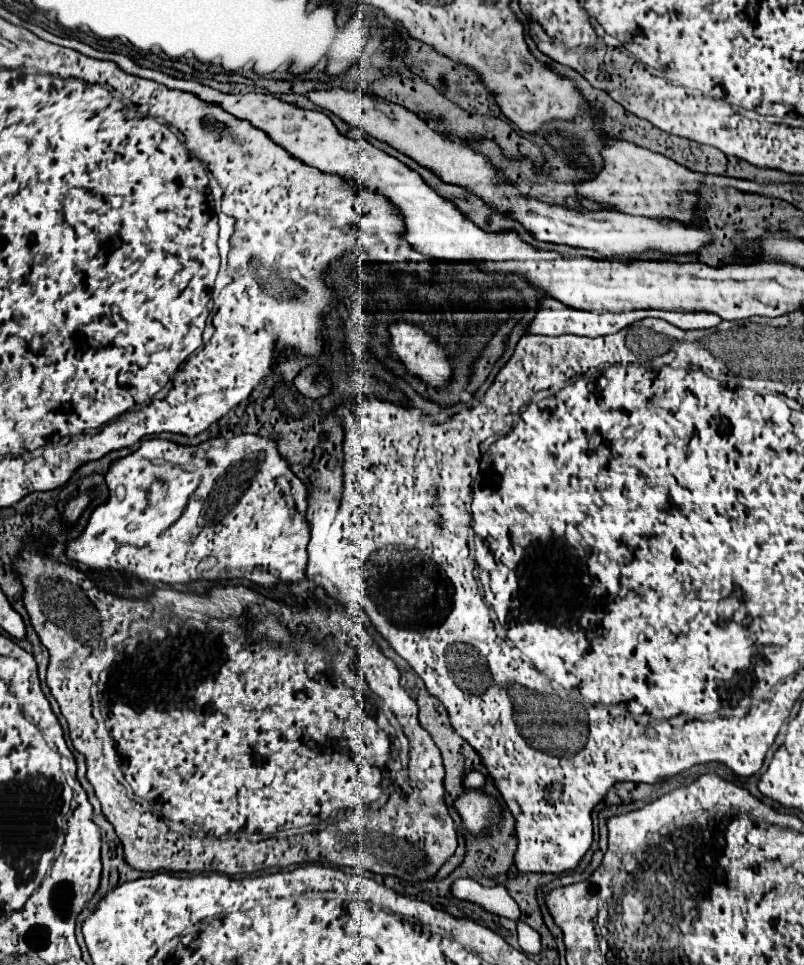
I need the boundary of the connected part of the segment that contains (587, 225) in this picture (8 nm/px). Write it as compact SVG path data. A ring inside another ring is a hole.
M333 88L323 92L311 92L309 100L323 110L333 112L343 122L361 128L369 136L387 142L401 154L415 160L419 166L431 170L437 178L447 184L457 184L471 190L477 198L481 198L493 210L509 216L511 220L519 222L527 232L531 232L539 242L549 244L567 244L573 248L587 248L603 254L605 258L617 256L637 256L641 252L659 252L663 256L683 256L683 254L699 254L703 246L711 244L715 238L699 228L689 228L677 220L669 218L643 218L643 216L629 216L615 210L575 210L559 204L547 204L535 200L531 196L521 194L505 176L503 170L495 168L493 162L467 148L457 140L449 140L439 132L431 130L423 120L419 120L413 112L405 110L399 104L391 104L379 98L363 98L353 92Z

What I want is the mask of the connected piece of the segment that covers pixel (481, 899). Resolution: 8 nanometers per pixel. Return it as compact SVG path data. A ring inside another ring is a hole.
M459 878L451 884L451 894L457 900L463 902L473 902L485 912L491 912L501 918L519 918L519 906L517 902L509 896L509 892L503 886L481 886L481 884L465 884L465 878Z

